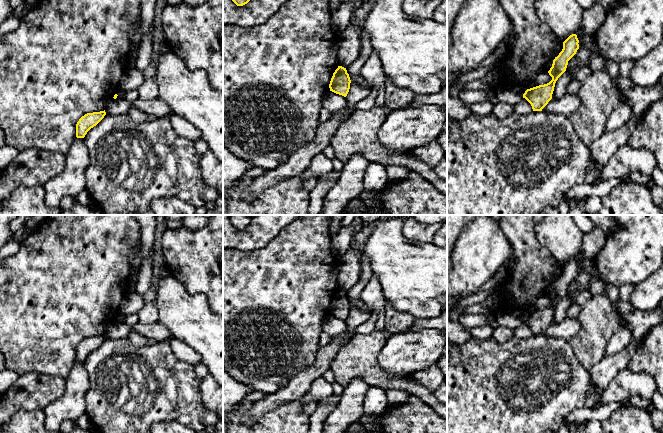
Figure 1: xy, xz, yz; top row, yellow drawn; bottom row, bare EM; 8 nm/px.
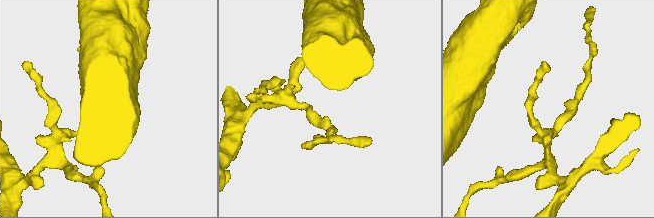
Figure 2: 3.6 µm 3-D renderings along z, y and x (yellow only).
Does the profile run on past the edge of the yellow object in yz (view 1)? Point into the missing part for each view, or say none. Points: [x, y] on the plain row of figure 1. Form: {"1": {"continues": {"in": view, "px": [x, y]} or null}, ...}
{"1": {"continues": null}}

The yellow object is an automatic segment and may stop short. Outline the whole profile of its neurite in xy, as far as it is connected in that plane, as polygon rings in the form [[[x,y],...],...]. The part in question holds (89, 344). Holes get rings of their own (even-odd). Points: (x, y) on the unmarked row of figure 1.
[[[105,334],[100,336],[87,337],[82,340],[76,348],[76,361],[84,362],[87,356],[96,350],[106,339]]]

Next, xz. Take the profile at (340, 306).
[[[338,290],[333,297],[329,312],[330,315],[346,321],[350,313],[350,307],[351,304],[346,292]]]

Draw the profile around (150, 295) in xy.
[[[152,284],[149,290],[142,295],[145,303],[154,302],[156,299],[156,285]]]

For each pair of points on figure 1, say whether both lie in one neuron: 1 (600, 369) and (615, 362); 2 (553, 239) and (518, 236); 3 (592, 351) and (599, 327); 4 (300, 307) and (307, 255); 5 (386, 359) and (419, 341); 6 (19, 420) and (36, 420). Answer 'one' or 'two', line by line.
1: one
2: two
3: one
4: one
5: one
6: one

